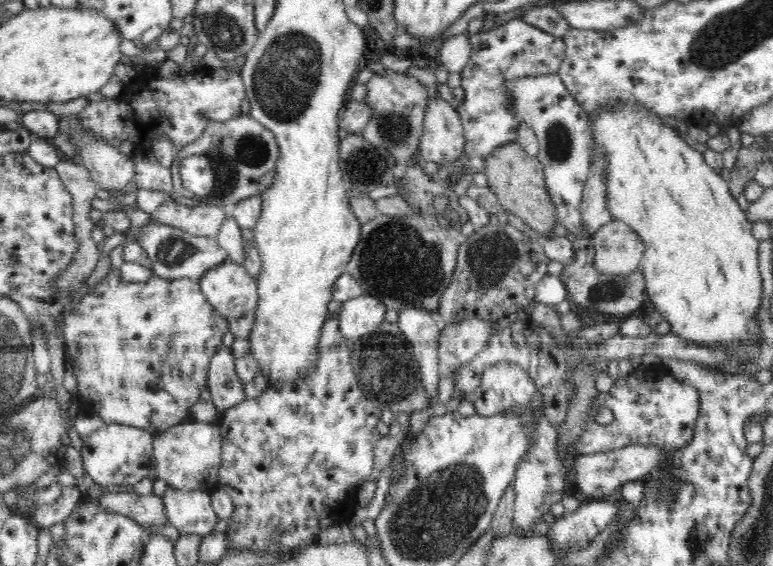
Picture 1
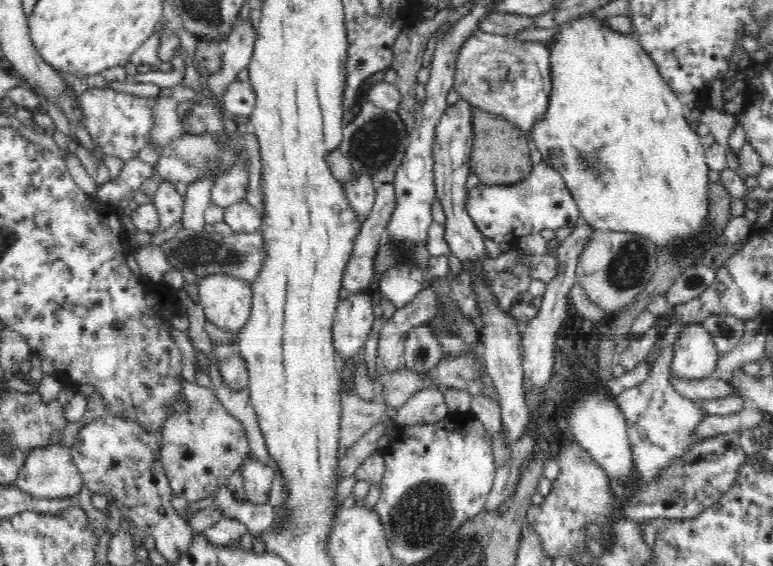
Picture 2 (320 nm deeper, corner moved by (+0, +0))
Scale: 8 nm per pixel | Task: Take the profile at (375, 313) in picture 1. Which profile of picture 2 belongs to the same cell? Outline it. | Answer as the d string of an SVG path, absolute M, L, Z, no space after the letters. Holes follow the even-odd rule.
M366 292L350 293L337 308L332 338L335 350L351 358L366 344L374 319L372 297Z

